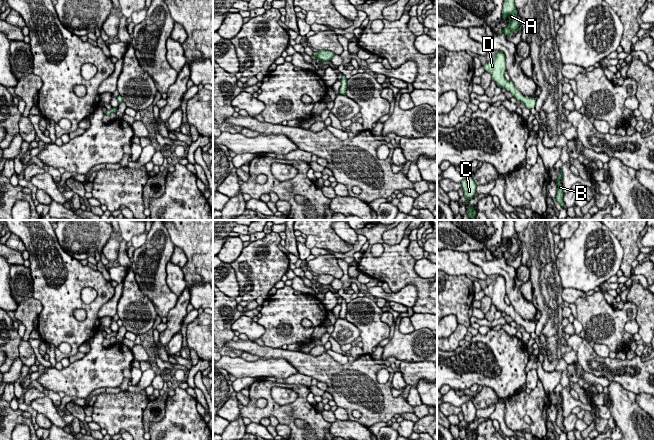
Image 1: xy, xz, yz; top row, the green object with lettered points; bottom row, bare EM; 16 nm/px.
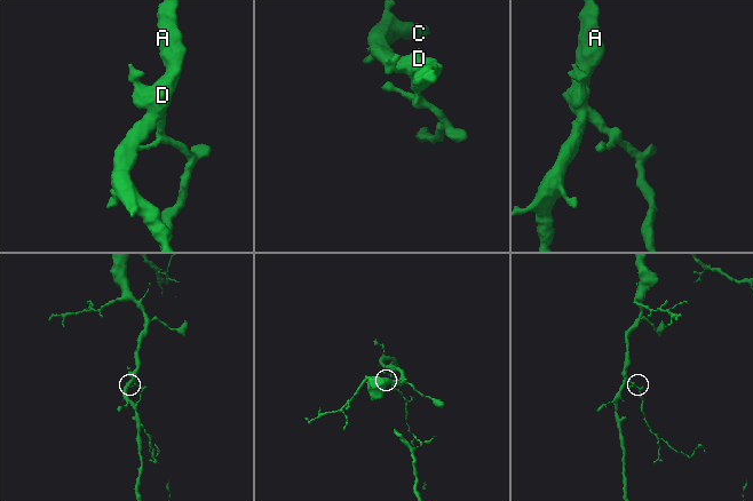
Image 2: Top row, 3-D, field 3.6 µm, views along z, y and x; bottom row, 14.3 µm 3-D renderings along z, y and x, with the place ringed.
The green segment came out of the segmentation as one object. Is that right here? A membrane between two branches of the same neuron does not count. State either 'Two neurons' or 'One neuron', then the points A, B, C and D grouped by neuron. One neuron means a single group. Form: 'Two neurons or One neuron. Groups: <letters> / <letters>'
One neuron. Groups: A B C D

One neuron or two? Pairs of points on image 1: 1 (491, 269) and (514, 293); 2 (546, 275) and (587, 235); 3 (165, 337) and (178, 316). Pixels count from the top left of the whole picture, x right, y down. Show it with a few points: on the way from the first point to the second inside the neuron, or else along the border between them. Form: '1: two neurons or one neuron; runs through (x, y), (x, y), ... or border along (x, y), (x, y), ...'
1: one neuron; runs through (499, 269), (510, 278), (510, 285)
2: two neurons; border along (555, 257), (555, 265), (562, 288)
3: one neuron; runs through (169, 332), (174, 325), (174, 321)

